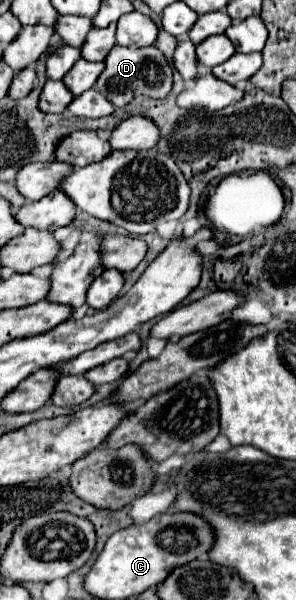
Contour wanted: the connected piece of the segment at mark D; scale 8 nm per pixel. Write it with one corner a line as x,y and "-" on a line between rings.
113,46
109,56
105,58
105,70
95,82
95,88
115,106
125,106
131,102
133,96
149,96
149,98
163,98
169,94
173,84
169,60
155,48
123,48

